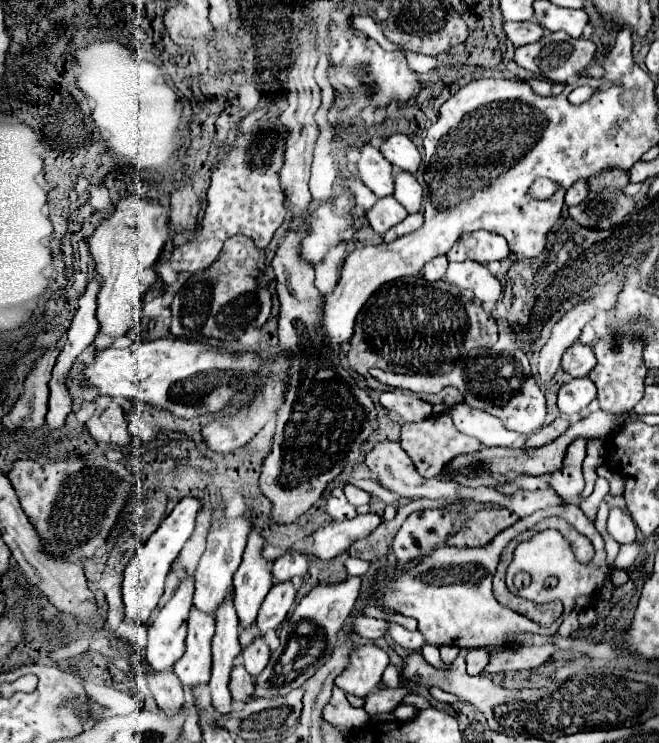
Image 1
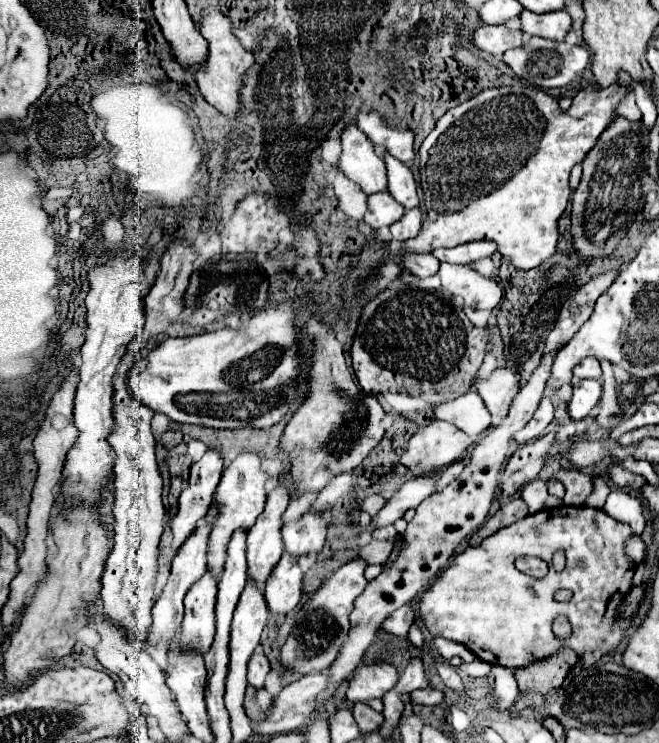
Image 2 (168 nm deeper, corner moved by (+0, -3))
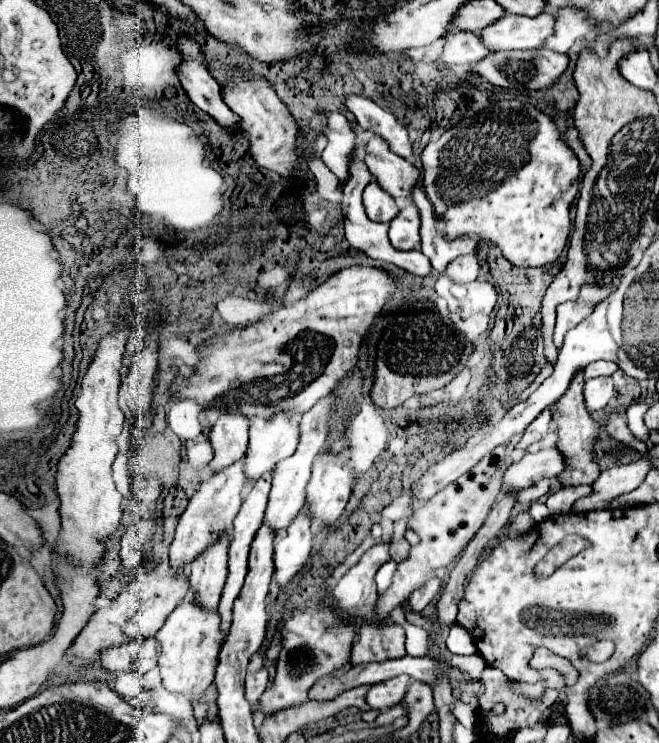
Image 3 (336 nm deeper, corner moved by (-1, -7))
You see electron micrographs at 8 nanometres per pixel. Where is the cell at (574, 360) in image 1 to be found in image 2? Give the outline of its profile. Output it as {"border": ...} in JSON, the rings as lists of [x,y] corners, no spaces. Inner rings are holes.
{"border":[[[589,357],[589,359],[583,359],[575,369],[573,369],[573,375],[579,377],[579,379],[587,379],[587,377],[601,377],[601,363],[599,359],[595,357]]]}

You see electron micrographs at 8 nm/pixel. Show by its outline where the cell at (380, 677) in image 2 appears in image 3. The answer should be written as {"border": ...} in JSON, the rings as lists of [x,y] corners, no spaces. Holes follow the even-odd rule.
{"border":[[[398,675],[394,679],[386,679],[382,683],[372,685],[366,693],[366,703],[378,711],[386,711],[394,707],[404,697],[408,689],[408,679],[410,679],[408,675]]]}

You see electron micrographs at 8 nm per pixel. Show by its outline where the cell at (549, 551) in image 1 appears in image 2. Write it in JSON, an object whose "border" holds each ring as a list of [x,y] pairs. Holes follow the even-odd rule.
{"border":[[[561,505],[555,509],[543,509],[535,515],[527,515],[525,519],[503,527],[497,531],[497,535],[485,539],[479,547],[467,547],[467,551],[459,553],[455,561],[449,565],[449,569],[439,577],[431,589],[421,597],[419,601],[419,613],[425,619],[427,629],[433,637],[447,637],[453,641],[459,641],[467,645],[481,661],[501,667],[529,667],[537,661],[545,661],[553,657],[561,649],[573,649],[577,653],[577,661],[583,667],[595,667],[603,655],[613,651],[621,639],[625,637],[625,631],[633,625],[633,617],[621,617],[619,607],[623,605],[625,597],[631,591],[633,575],[635,575],[635,563],[625,553],[625,541],[633,535],[631,527],[609,517],[603,509],[593,507],[571,507]],[[555,551],[565,551],[567,565],[561,573],[553,569],[551,561]],[[519,555],[531,555],[539,557],[549,565],[549,571],[543,579],[533,579],[529,575],[523,575],[515,569],[515,559]],[[559,589],[571,589],[573,596],[569,603],[557,603],[553,599],[555,591]],[[617,595],[617,611],[609,611],[609,603]],[[565,615],[573,627],[573,635],[569,639],[555,639],[551,631],[551,623],[555,617]]]}

